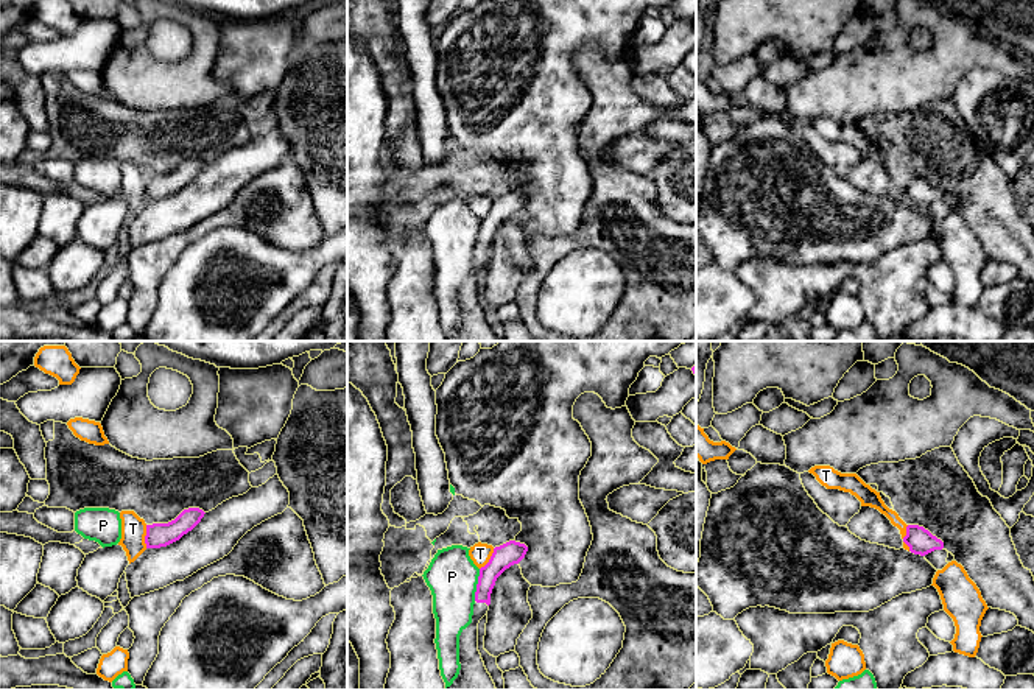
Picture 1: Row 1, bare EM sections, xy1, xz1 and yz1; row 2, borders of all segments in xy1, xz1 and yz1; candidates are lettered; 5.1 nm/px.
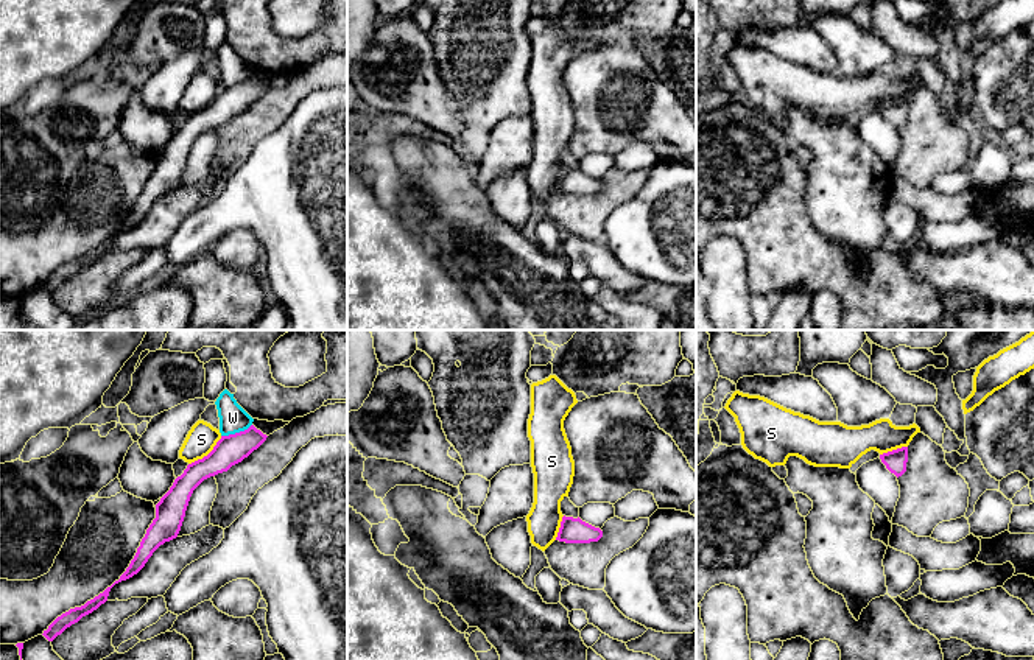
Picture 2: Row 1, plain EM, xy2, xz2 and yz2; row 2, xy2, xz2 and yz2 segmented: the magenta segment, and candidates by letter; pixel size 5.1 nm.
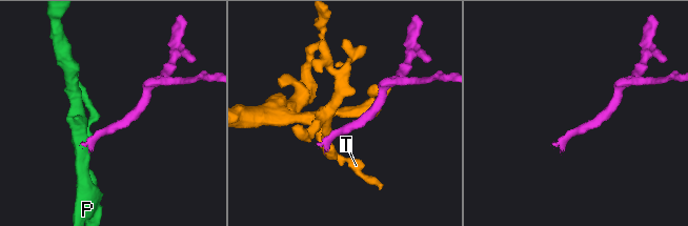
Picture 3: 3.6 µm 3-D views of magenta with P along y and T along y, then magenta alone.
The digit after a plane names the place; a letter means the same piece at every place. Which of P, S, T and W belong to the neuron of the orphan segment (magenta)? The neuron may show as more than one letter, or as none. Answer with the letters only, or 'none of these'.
none of these

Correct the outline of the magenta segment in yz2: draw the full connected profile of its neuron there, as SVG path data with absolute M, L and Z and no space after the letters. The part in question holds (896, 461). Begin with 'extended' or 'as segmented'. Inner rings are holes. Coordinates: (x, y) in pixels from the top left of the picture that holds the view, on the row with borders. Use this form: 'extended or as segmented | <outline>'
as segmented | M908 447L883 453L880 459L886 469L899 478L906 472Z

